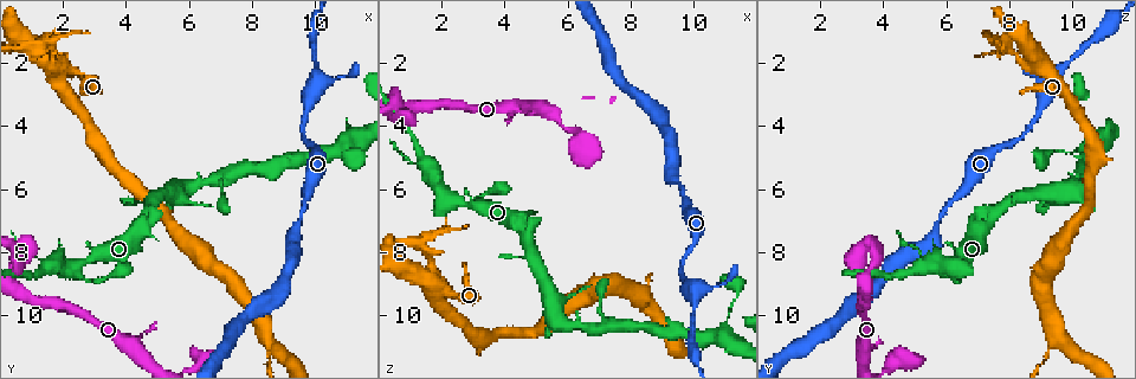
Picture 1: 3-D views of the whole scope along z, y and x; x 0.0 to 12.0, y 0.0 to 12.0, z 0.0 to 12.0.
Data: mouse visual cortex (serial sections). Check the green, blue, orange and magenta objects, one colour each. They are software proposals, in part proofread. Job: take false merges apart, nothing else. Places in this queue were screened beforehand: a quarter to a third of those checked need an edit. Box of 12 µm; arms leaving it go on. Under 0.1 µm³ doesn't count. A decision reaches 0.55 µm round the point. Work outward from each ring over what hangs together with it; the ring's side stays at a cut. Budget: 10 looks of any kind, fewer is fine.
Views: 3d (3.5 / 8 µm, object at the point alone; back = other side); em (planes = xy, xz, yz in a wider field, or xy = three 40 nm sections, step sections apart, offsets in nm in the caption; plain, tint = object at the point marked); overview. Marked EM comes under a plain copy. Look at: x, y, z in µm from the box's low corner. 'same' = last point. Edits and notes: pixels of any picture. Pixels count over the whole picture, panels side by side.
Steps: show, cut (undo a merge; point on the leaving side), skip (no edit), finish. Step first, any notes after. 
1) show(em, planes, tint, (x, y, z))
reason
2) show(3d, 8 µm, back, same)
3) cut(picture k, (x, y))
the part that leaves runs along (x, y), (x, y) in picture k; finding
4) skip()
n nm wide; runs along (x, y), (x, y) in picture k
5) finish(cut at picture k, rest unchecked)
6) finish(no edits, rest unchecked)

show(3d, 8 µm, (1.4, 8.5, 4.9))
sudden change in width

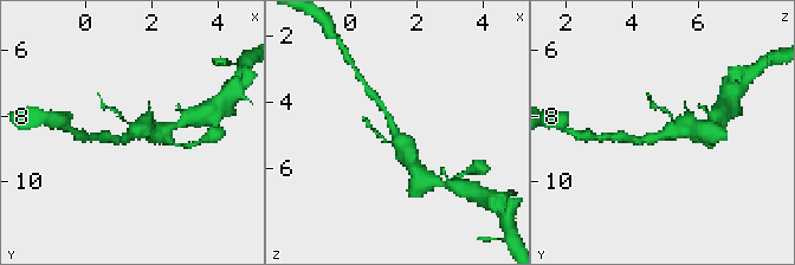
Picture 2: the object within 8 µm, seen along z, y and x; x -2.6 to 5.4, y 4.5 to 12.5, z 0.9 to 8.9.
show(em, xy, step 5, tint, (1.4, 8.6, 4.8))

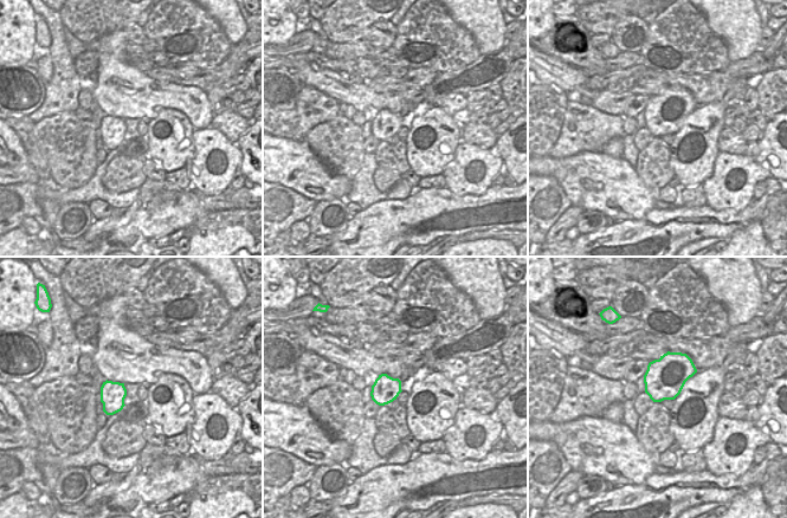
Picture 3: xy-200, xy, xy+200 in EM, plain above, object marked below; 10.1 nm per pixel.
skip()
continuous, no second cell

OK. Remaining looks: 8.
show(3d, 3.5 µm, (1.9, 2.2, 9.3))
four arms meet

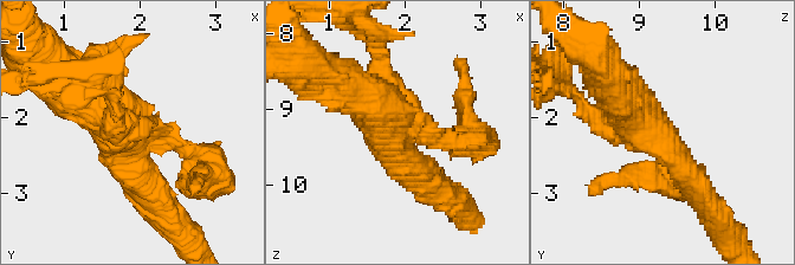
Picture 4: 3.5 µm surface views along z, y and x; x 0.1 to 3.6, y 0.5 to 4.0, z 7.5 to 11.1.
show(em, xy, step 1, tint, (1.90, 2.20, 9.20))

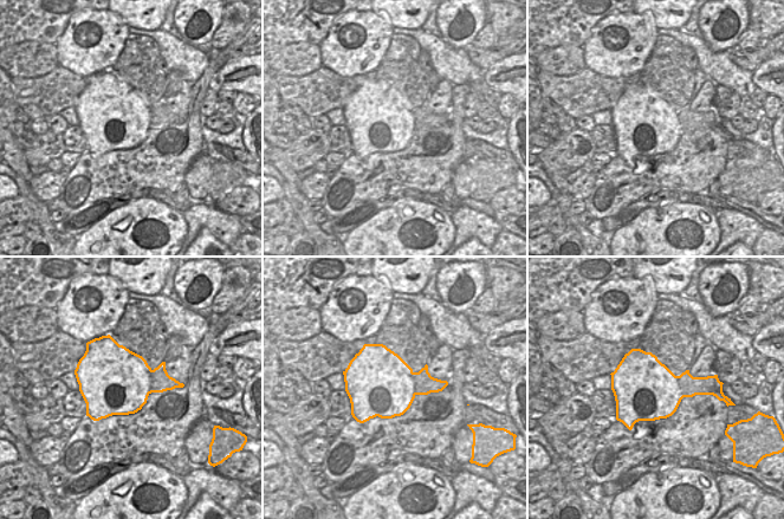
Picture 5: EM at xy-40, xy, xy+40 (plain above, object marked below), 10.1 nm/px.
skip()
runs along (201, 156), (131, 130), (124, 160), (150, 189) in picture 4; continuous, no second cell

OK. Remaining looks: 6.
show(3d, 3.5 µm, (9.9, 4.6, 7.9))
calibre changes

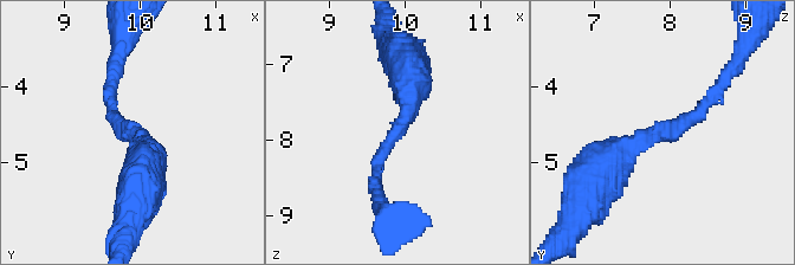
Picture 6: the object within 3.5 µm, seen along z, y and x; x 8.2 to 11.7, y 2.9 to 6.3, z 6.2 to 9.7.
show(em, xy, step 2, tint, (9.90, 4.60, 7.90))
arms of 200, 450 nm; shape alone is not enough

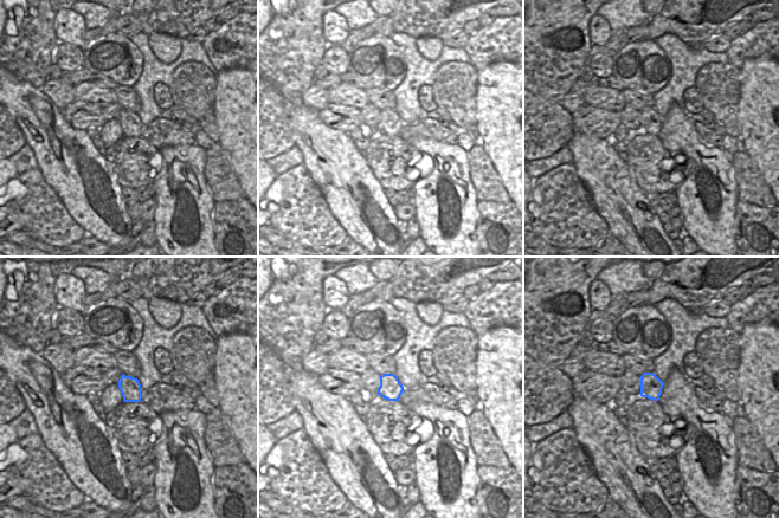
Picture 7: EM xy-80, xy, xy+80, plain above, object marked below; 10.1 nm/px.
skip()
runs along (599, 178), (719, 88) in picture 6; all the same cell

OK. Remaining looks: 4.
show(3d, 8 µm, (8.6, 11.3, 9.2))
sudden change in width

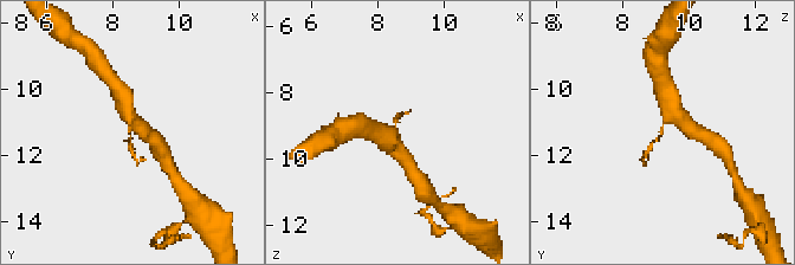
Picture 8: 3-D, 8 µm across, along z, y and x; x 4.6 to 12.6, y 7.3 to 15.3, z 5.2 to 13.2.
show(em, xy, step 5, tint, (8.6, 11.4, 9.2))
need the tissue

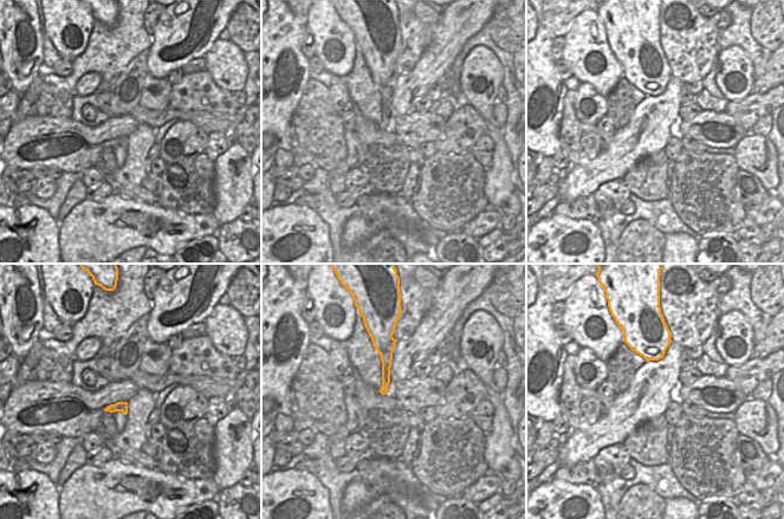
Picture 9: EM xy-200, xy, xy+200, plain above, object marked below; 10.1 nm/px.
skip()
runs along (392, 345), (386, 351), (383, 390) in picture 9; all the same cell

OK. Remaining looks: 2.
finish(no edits, rest unchecked)

